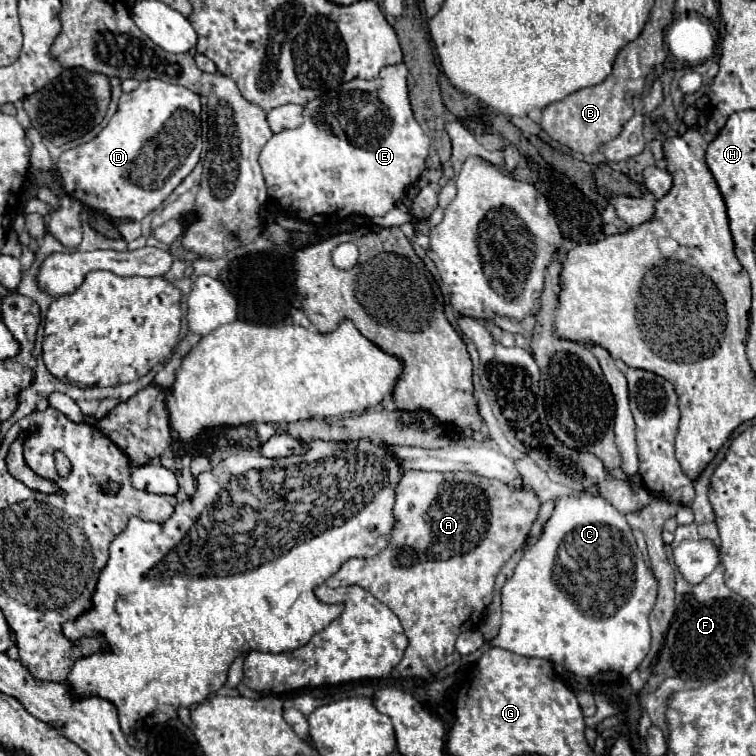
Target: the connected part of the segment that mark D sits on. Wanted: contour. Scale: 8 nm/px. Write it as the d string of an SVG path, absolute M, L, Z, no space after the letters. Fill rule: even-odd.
M163 80L141 82L137 90L121 94L117 112L93 140L61 154L61 158L55 164L55 170L61 176L63 188L75 200L111 218L125 218L137 222L143 220L149 212L153 212L165 202L165 198L199 162L201 138L197 134L195 114L201 114L199 96L187 90L185 86L167 84Z

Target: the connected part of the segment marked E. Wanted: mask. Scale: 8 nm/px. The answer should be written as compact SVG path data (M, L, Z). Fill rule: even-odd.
M405 64L385 66L375 80L357 78L341 84L323 98L309 102L303 112L303 124L299 128L273 134L259 154L267 194L285 202L289 210L297 212L301 218L316 224L324 223L329 220L329 216L338 214L363 214L369 218L387 214L404 196L407 191L405 188L425 170L425 158L429 154L429 136L413 118L405 78Z

